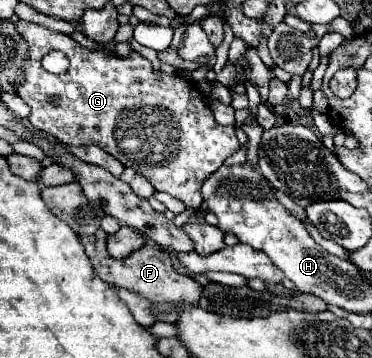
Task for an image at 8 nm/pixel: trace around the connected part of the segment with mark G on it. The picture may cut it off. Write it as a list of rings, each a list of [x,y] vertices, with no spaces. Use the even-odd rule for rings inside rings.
[[[18,20],[18,22],[16,22],[16,30],[18,30],[18,34],[20,34],[20,36],[26,40],[26,44],[28,44],[28,56],[26,56],[24,62],[22,62],[22,74],[24,74],[24,78],[20,80],[18,96],[30,106],[28,122],[30,122],[36,130],[50,134],[54,140],[58,140],[58,142],[62,142],[62,144],[66,144],[66,146],[92,146],[92,144],[96,144],[96,146],[100,146],[102,150],[106,150],[110,156],[114,156],[118,162],[122,162],[126,168],[132,168],[132,170],[136,170],[138,174],[142,174],[158,192],[168,192],[170,196],[180,198],[188,208],[200,208],[200,206],[202,206],[204,198],[202,198],[202,194],[200,194],[200,186],[204,184],[204,180],[206,180],[210,174],[216,172],[216,168],[222,166],[222,162],[224,162],[228,156],[232,156],[234,152],[240,150],[240,142],[238,142],[238,138],[236,138],[234,126],[220,126],[220,124],[214,120],[212,108],[210,108],[210,104],[208,104],[208,98],[202,96],[202,94],[196,90],[196,86],[192,86],[192,84],[194,84],[192,80],[184,80],[184,78],[178,76],[178,74],[160,74],[160,76],[158,76],[158,74],[154,72],[150,60],[146,60],[146,58],[144,58],[142,54],[138,54],[136,50],[132,50],[132,52],[130,52],[128,56],[124,56],[124,58],[122,58],[122,56],[112,56],[112,54],[108,54],[108,52],[84,48],[84,46],[76,44],[70,36],[66,36],[66,34],[62,34],[62,32],[52,32],[52,30],[44,28],[44,26],[38,26],[38,24],[32,24],[32,22],[26,22],[26,20]],[[50,50],[62,50],[62,52],[68,56],[68,60],[70,60],[68,72],[64,72],[64,74],[58,76],[58,74],[50,74],[50,72],[46,72],[46,70],[42,68],[40,60],[42,60],[42,56],[48,54]],[[50,96],[58,96],[58,98],[60,98],[60,104],[54,106],[54,104],[50,102]]]

